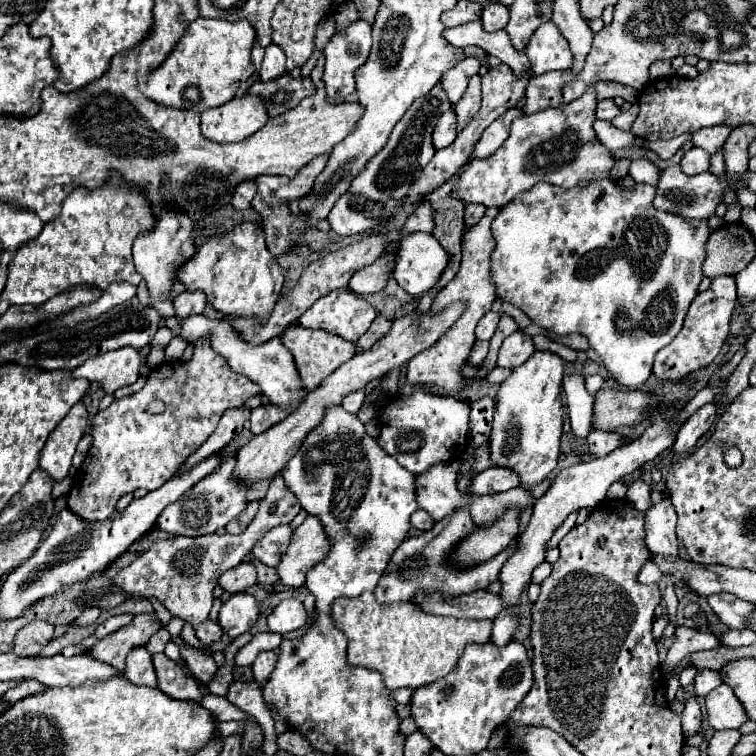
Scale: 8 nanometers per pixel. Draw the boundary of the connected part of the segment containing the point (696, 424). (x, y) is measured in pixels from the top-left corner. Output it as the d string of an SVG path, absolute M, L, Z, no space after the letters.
M707 402L705 406L701 406L701 408L681 426L681 430L679 430L677 438L675 438L675 444L673 444L673 450L675 450L675 452L679 452L679 454L687 452L689 448L693 448L693 446L699 442L699 438L701 438L703 434L709 432L709 428L713 428L713 424L715 424L715 408L717 408L715 402Z

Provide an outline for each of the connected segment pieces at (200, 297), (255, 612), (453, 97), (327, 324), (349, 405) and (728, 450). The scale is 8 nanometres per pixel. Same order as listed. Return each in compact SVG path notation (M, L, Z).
M195 290L195 292L183 292L179 294L175 300L173 300L173 306L175 306L175 316L179 318L185 318L189 314L201 314L205 310L205 294Z
M249 592L231 594L227 602L223 602L219 612L221 628L231 636L237 638L243 632L249 632L251 626L257 622L259 616L259 602Z
M465 58L459 64L455 64L451 70L447 70L441 78L443 90L447 92L451 104L457 104L467 90L467 82L471 76L475 76L481 68L481 62L477 58Z
M333 290L317 300L299 318L299 324L339 334L345 340L357 340L365 330L369 330L375 316L375 308L365 300L353 298L351 290Z
M357 390L357 392L353 392L351 396L347 396L347 400L343 400L341 406L343 406L349 414L357 414L359 408L361 408L361 404L363 404L363 398L365 398L365 392L363 392L363 390Z
M725 445L724 448L725 448L725 456L724 456L725 462L729 467L734 468L739 464L741 464L742 454L737 448L731 445Z

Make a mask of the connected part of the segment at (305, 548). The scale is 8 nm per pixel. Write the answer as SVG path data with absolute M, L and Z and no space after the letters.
M309 514L305 522L295 528L291 544L277 566L281 582L287 586L303 586L307 570L319 564L319 560L325 560L329 548L329 536L325 534L323 524Z

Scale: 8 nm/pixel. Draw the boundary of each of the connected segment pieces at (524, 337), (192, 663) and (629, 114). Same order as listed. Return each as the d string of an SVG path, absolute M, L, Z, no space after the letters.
M517 330L503 340L503 346L501 346L499 358L497 358L497 366L517 368L517 366L525 364L533 356L533 352L535 352L533 338L525 332Z
M189 644L179 646L179 650L181 650L181 658L187 662L193 676L207 684L213 678L213 674L217 672L217 664L215 664L213 656L203 652L203 650L197 650L197 648L189 646Z
M631 106L627 112L621 112L621 114L613 120L613 124L615 124L617 128L621 128L621 130L629 130L631 124L633 124L633 120L637 118L637 112L639 112L639 106Z

